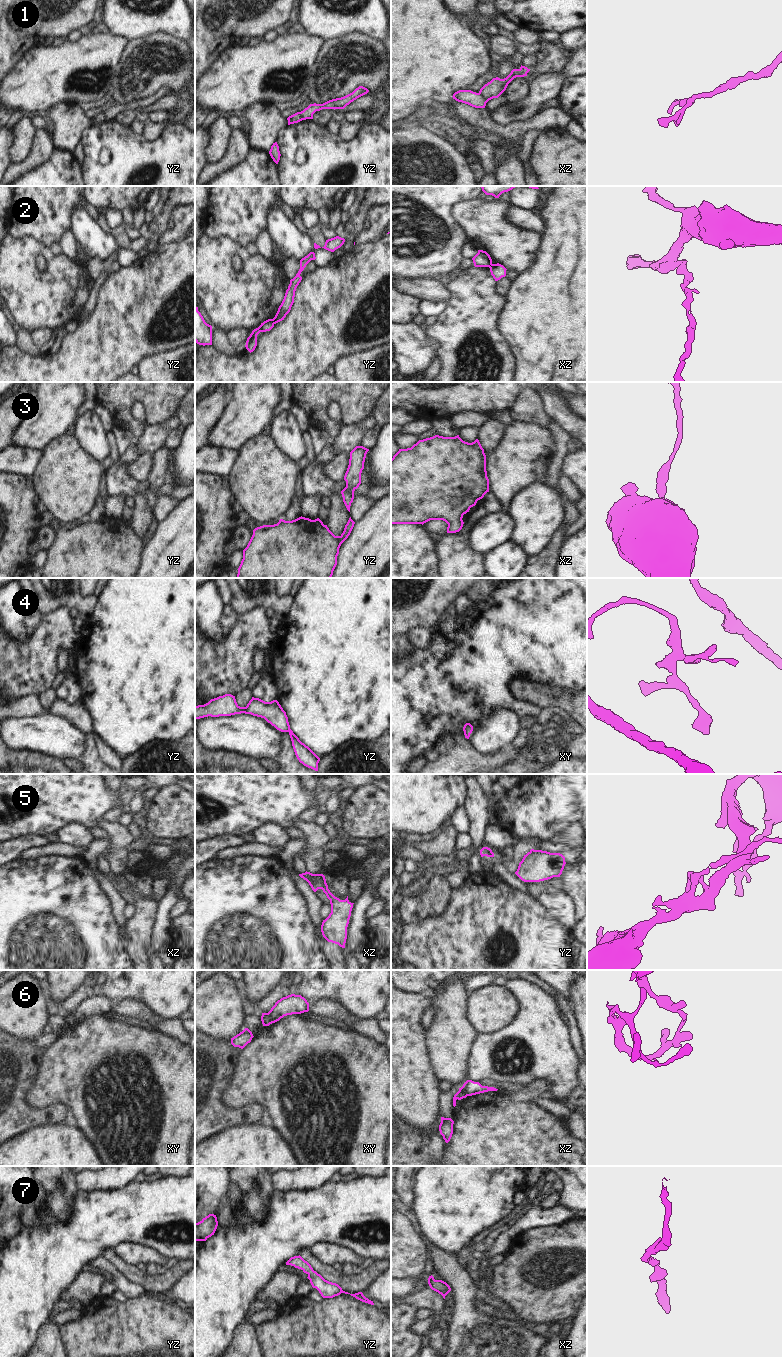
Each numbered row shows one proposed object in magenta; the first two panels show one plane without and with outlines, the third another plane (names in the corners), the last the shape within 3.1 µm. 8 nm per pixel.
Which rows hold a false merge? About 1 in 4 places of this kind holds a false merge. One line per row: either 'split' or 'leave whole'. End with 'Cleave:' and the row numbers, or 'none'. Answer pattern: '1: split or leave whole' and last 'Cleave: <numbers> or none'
1: split
2: split
3: leave whole
4: leave whole
5: leave whole
6: split
7: leave whole
Cleave: 1, 2, 6

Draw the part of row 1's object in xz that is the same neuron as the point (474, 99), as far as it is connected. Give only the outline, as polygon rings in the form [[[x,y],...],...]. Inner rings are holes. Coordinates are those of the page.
[[[459,90],[453,94],[453,99],[468,104],[475,108],[485,108],[487,101],[476,92],[471,90]]]

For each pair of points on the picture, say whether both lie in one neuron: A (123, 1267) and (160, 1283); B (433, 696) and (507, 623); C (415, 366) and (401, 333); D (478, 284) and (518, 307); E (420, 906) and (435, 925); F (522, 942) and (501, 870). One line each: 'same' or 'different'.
A: same
B: same
C: same
D: different
E: different
F: different

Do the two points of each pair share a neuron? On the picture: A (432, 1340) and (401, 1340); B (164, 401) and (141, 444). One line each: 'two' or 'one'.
A: two
B: two

